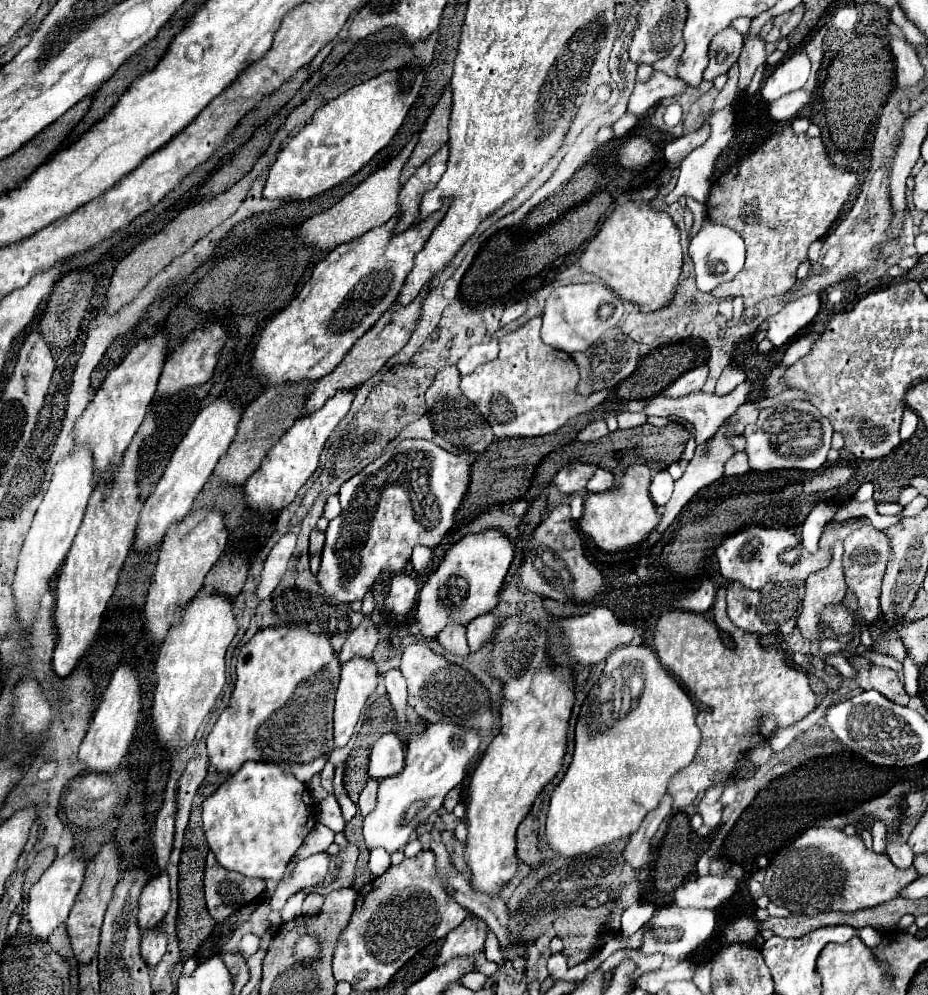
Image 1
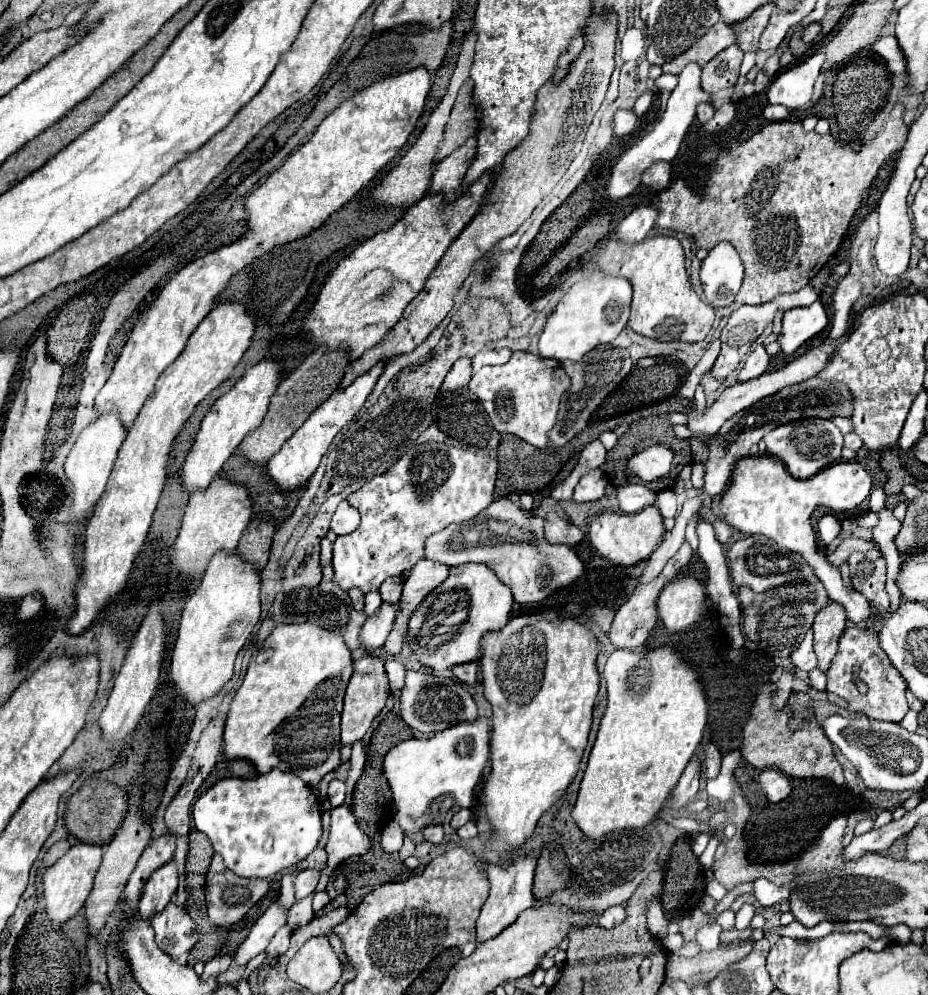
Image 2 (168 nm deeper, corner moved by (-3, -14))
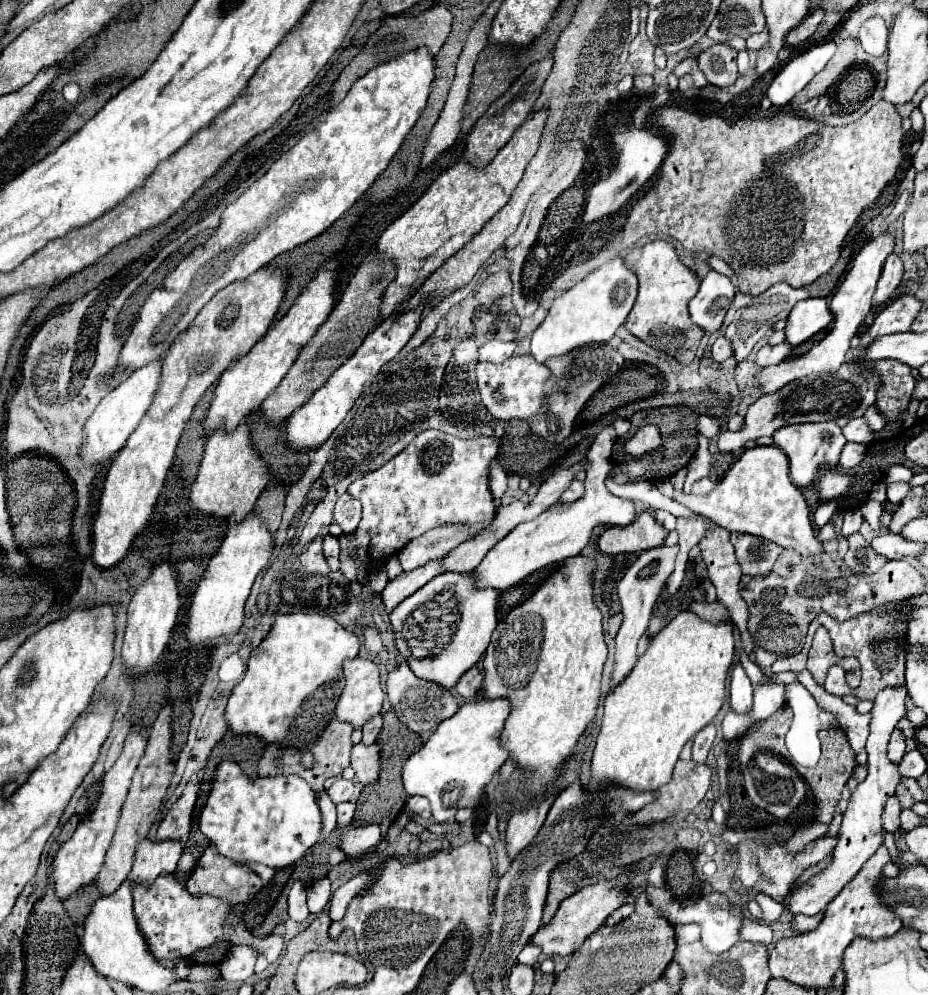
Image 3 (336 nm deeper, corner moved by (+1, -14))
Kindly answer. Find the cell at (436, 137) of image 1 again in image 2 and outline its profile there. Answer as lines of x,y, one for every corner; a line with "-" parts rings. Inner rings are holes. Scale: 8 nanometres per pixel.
468,79
462,85
462,89
458,91
458,99
454,103
454,111
450,113
450,119
448,119
448,125
446,125
446,131
444,131
444,139
438,145
434,163
448,157
468,137
472,137
476,127
478,127
478,119
476,119
476,109
472,105
472,81

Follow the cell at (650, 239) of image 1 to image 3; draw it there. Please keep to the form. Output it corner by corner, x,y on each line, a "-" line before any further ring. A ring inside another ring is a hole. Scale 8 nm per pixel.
652,241
644,247
632,249
626,257
626,267
638,275
640,289
624,327
646,345
678,359
680,365
692,363
704,337
704,331
694,325
688,315
688,301
698,293
700,287
698,277
680,263
674,247
668,241

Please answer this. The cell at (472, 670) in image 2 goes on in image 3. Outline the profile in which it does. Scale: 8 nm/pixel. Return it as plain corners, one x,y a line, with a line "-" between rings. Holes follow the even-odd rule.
472,667
472,669
458,681
456,691
458,691
458,695
464,697
464,699
472,699
472,697
476,697
476,695
480,693
482,681
484,681
484,677
482,677
482,673
478,671
478,667

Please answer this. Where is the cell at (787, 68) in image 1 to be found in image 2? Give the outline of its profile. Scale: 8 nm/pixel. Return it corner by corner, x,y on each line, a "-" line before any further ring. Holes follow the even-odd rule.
816,53
804,63
780,73
768,87
766,93
768,101
772,105
784,105
790,109
804,107
812,97
812,87
820,73
822,63
824,63
824,53

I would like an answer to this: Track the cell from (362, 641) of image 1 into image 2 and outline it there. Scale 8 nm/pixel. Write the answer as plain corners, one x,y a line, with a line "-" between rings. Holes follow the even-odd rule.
382,605
372,617
366,619
362,631
360,631
360,647
366,651
374,651
378,647
382,647
382,643
386,641
386,635
392,629
394,623
394,615
398,611
398,605

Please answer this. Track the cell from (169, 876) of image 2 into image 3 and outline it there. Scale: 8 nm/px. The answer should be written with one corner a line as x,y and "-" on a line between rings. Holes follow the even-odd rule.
146,837
136,849
130,873
132,883
152,883
160,873
174,873
182,849
182,841
156,841

